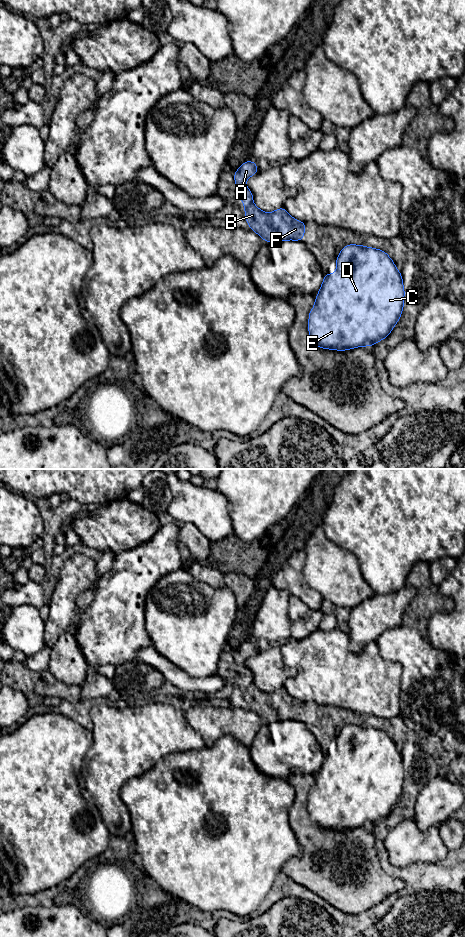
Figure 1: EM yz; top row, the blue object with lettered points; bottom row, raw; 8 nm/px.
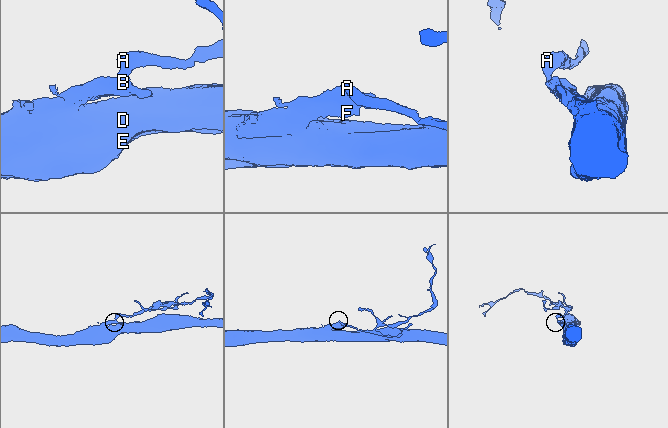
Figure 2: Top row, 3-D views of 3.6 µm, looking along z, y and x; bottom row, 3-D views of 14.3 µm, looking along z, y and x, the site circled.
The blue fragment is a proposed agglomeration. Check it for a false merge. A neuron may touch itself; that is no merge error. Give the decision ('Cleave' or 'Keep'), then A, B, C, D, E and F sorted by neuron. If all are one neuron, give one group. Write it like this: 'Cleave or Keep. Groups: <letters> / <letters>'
Keep. Groups: A B C D E F

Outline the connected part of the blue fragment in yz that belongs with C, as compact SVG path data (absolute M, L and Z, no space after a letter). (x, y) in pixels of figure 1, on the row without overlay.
M349 724L344 726L336 739L336 749L338 751L336 754L325 753L322 766L319 769L318 775L314 781L315 786L312 790L309 790L308 810L310 820L315 826L330 830L344 831L353 829L355 827L362 827L362 826L371 827L375 823L385 819L391 813L395 804L401 797L404 786L404 774L405 774L401 752L399 752L396 749L394 742L386 732L371 727L364 727L362 724L361 725Z

